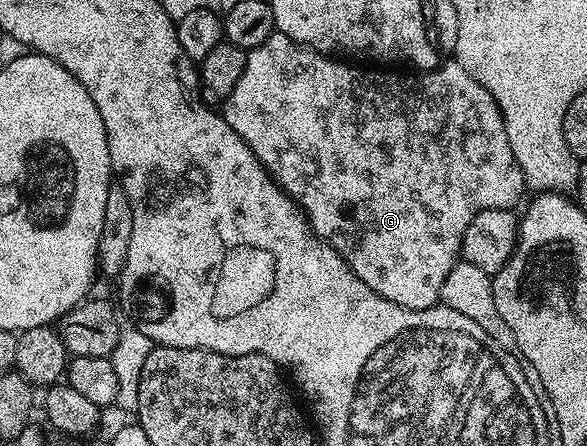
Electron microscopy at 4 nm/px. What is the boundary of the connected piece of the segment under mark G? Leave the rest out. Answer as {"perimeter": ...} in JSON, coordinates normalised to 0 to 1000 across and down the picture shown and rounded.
{"perimeter":[[[465,72],[446,99],[440,99],[431,112],[421,114],[421,123],[419,152],[412,152],[412,170],[405,170],[405,188],[399,188],[399,206],[392,206],[392,215],[380,222],[378,229],[378,238],[382,238],[378,240],[378,253],[385,278],[392,278],[392,287],[399,287],[399,296],[405,296],[405,305],[412,305],[412,314],[422,325],[426,341],[433,341],[433,350],[440,350],[440,359],[450,370],[451,381],[462,390],[463,401],[467,401],[470,410],[496,439],[499,453],[516,471],[520,489],[523,489],[525,500],[532,504],[532,518],[552,543],[574,561],[583,574],[583,583],[589,583],[589,592],[603,610],[603,619],[610,619],[610,628],[617,628],[617,637],[624,637],[624,646],[630,646],[644,664],[651,664],[658,673],[664,673],[685,691],[724,695],[726,691],[744,684],[744,679],[750,677],[753,635],[760,630],[760,619],[767,619],[767,601],[773,601],[784,578],[787,529],[794,520],[801,493],[807,493],[807,484],[814,484],[814,475],[821,475],[823,471],[872,471],[874,464],[877,464],[877,453],[882,451],[891,435],[896,435],[893,388],[882,368],[882,359],[876,359],[876,341],[869,341],[869,314],[862,314],[859,262],[852,256],[852,244],[842,224],[842,215],[835,215],[835,206],[828,206],[828,197],[821,197],[821,188],[814,188],[814,179],[807,179],[807,170],[801,170],[801,161],[794,161],[794,152],[787,152],[773,135],[758,137],[755,143],[744,148],[743,155],[724,157],[721,161],[668,161],[675,166],[659,166],[659,161],[654,159],[659,155],[654,152],[612,157],[612,152],[606,150],[612,146],[595,143],[586,135],[574,135],[571,128],[555,121],[540,121],[537,112],[526,112],[523,103],[509,103],[501,90],[494,90],[494,81],[475,72]]]}

